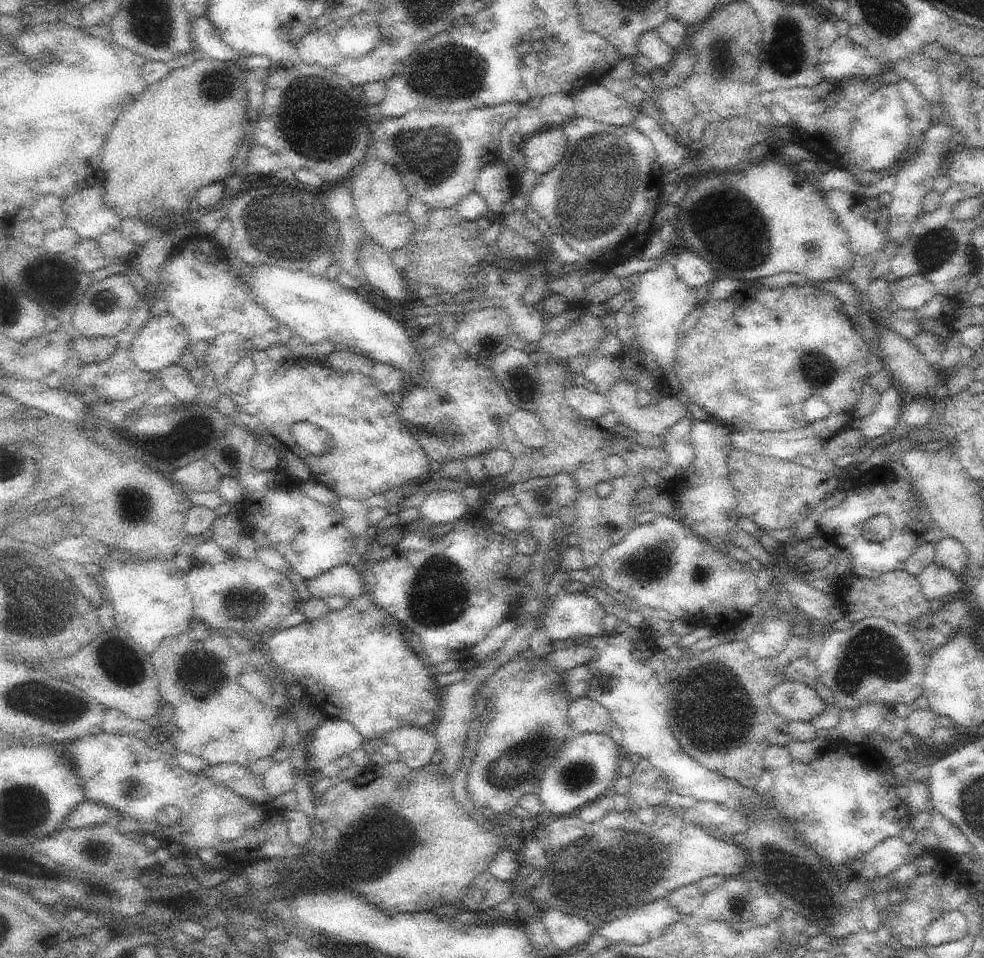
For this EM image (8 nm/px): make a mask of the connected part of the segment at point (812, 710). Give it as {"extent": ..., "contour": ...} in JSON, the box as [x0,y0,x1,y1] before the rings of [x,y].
{"extent":[768,681,827,721],"contour":[[[782,681],[768,695],[774,710],[789,721],[811,721],[827,709],[816,689],[798,681]]]}

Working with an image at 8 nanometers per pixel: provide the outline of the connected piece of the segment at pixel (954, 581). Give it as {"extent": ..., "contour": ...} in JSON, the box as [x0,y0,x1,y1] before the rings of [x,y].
{"extent":[918,561,962,603],"contour":[[[936,561],[927,566],[918,577],[922,592],[928,600],[940,600],[949,603],[956,596],[962,595],[962,580],[951,570],[940,566]]]}

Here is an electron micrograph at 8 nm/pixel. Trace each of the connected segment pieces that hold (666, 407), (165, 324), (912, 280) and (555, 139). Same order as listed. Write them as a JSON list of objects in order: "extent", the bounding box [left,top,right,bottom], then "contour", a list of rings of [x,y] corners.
[{"extent":[607,376,689,437],"contour":[[[621,376],[612,382],[613,386],[607,391],[608,398],[611,404],[611,410],[619,416],[620,429],[626,434],[636,435],[642,432],[650,432],[650,434],[658,435],[660,437],[680,419],[683,419],[689,414],[687,406],[683,405],[675,396],[672,397],[659,397],[656,399],[655,404],[650,409],[642,408],[636,401],[637,386],[627,382]]]},{"extent":[131,312,191,375],"contour":[[[169,312],[162,316],[153,314],[148,324],[142,328],[132,343],[131,357],[140,370],[158,375],[170,365],[180,365],[181,358],[191,344],[189,330],[180,322],[179,318]]]},{"extent":[890,275,937,311],"contour":[[[924,275],[902,277],[897,282],[893,280],[890,282],[890,290],[900,308],[915,311],[927,305],[937,293],[932,281]]]},{"extent":[519,126,567,175],"contour":[[[560,126],[545,127],[519,138],[528,167],[539,175],[549,173],[562,160],[567,138]]]}]

